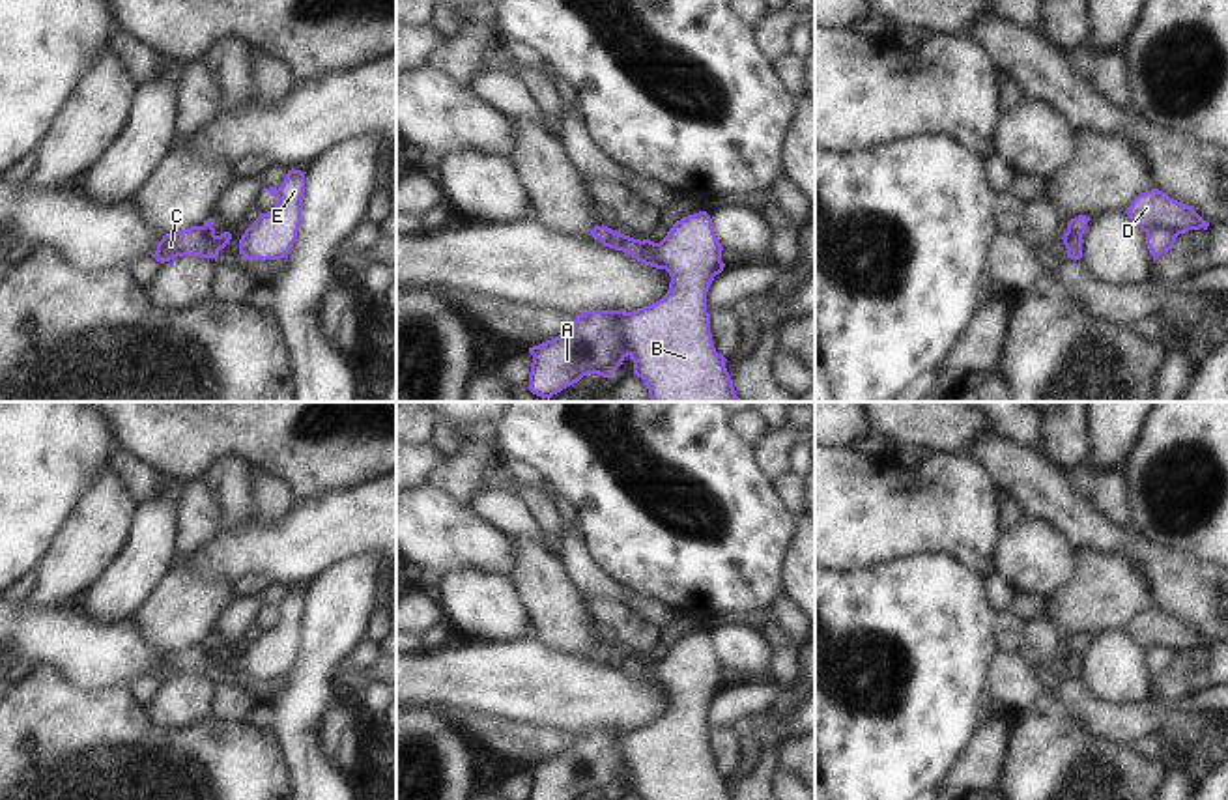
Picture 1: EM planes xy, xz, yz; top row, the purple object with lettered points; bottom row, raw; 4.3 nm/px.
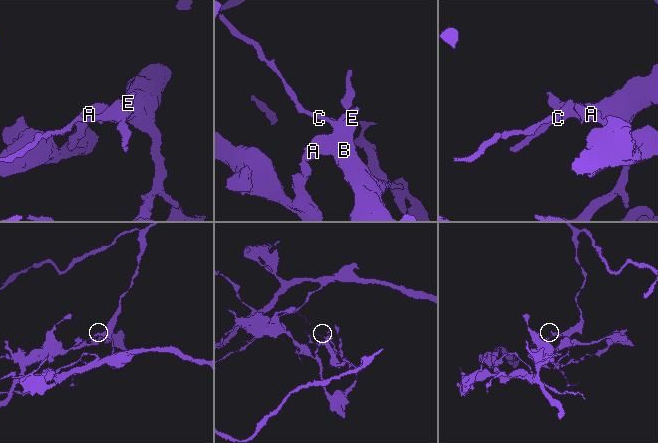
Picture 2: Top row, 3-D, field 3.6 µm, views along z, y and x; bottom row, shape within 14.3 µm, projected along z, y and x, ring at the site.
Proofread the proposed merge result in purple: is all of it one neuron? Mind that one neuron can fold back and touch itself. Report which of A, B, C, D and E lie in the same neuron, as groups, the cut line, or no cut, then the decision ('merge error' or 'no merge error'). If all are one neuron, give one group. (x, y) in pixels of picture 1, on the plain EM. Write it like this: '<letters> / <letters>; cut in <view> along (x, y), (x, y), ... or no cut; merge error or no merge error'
A D / B C E; cut in xz along (627, 731), (619, 741), (619, 752), (630, 772); merge error

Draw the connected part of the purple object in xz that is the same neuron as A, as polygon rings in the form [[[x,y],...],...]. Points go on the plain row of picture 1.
[[[587,729],[576,733],[570,750],[529,766],[529,800],[579,800],[598,793],[611,796],[630,774],[619,750],[626,729]]]

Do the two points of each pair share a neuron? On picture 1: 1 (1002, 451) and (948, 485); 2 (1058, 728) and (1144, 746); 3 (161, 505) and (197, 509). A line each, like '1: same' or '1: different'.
1: different
2: different
3: different

